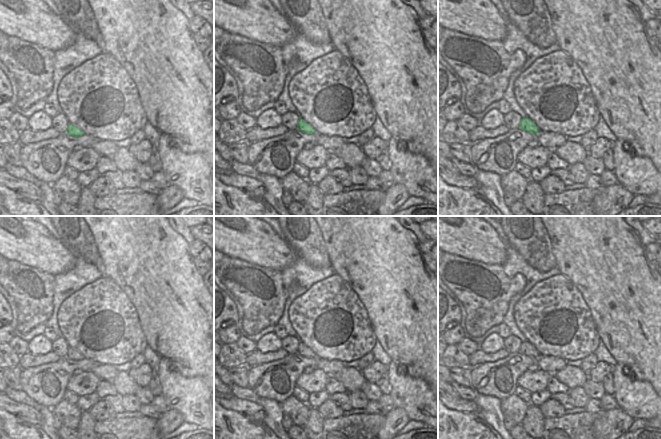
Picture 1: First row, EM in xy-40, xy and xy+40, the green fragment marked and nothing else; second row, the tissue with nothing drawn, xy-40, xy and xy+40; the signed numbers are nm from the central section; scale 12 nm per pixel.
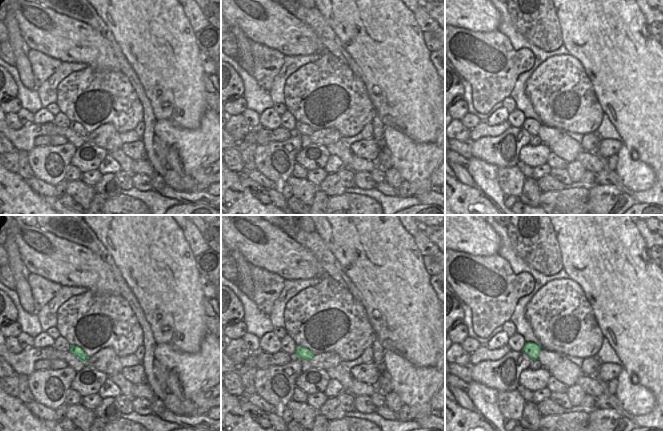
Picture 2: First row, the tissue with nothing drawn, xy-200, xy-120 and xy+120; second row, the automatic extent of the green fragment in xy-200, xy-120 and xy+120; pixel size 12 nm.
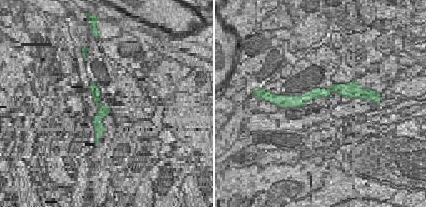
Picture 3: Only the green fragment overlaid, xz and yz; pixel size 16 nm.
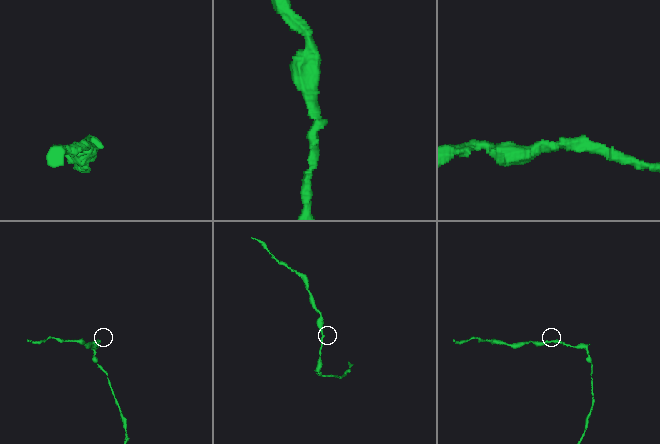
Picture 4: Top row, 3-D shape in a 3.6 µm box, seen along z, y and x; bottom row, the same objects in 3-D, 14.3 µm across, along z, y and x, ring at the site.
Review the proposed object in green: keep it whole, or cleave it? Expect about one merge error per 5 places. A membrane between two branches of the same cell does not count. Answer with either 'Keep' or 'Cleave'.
Keep.

